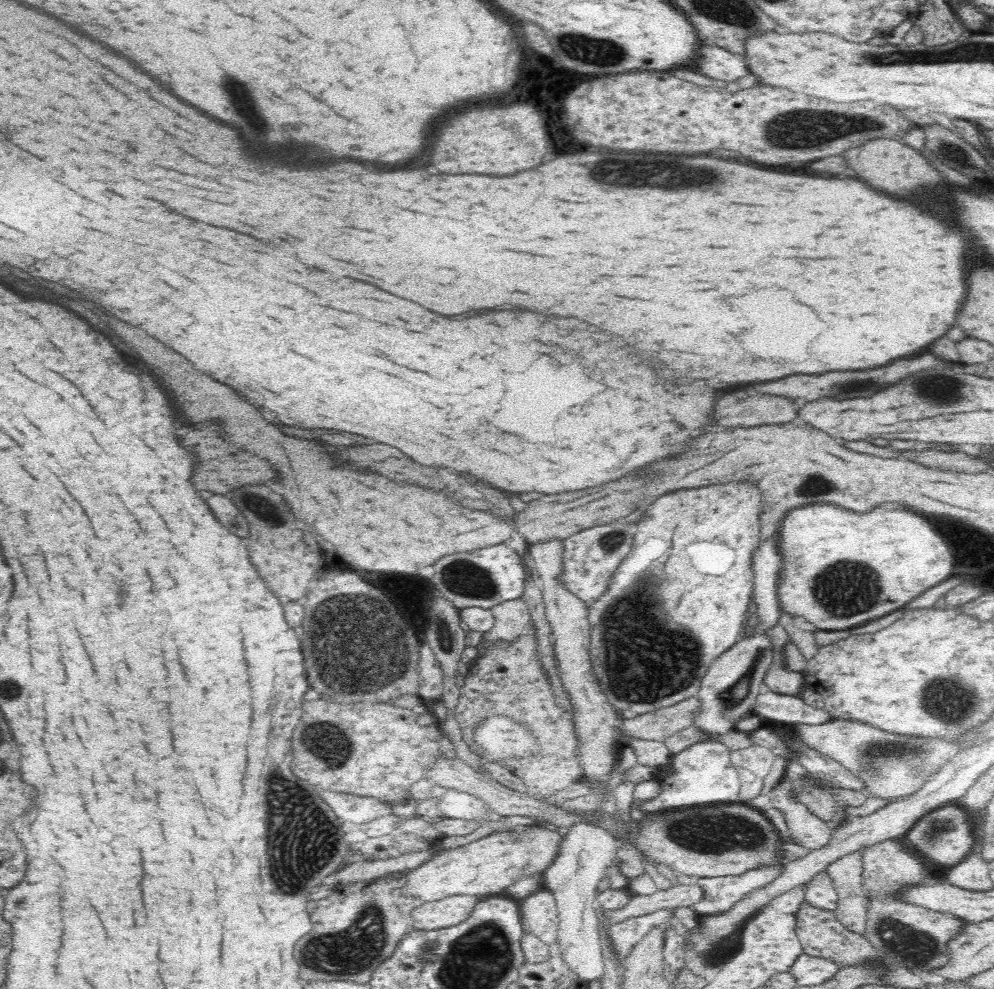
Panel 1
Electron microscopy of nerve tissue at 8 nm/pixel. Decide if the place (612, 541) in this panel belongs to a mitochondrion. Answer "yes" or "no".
yes

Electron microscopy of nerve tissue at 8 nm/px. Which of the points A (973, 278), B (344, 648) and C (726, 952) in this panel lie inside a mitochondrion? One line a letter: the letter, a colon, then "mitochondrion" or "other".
A: other
B: mitochondrion
C: other

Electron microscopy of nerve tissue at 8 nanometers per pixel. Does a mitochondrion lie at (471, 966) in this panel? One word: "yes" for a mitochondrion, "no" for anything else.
yes

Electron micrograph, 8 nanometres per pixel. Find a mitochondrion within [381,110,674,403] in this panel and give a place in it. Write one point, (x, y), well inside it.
(601, 168)

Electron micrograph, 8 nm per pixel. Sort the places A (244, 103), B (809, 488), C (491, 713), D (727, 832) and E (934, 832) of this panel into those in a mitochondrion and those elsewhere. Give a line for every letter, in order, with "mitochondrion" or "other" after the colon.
A: mitochondrion
B: mitochondrion
C: other
D: mitochondrion
E: mitochondrion

